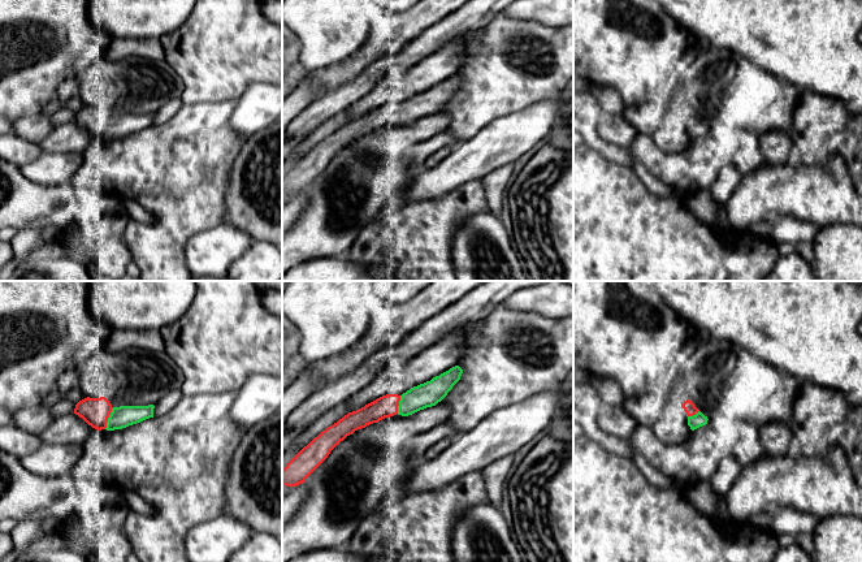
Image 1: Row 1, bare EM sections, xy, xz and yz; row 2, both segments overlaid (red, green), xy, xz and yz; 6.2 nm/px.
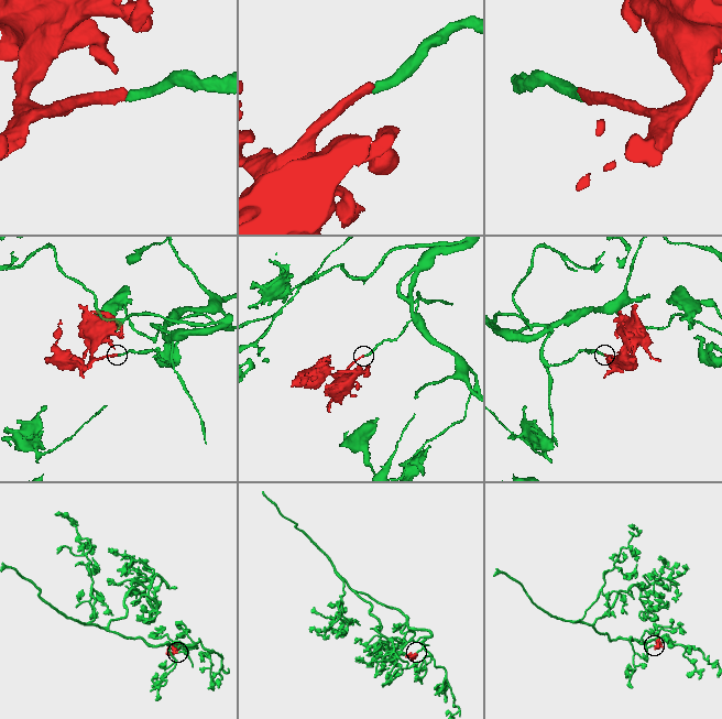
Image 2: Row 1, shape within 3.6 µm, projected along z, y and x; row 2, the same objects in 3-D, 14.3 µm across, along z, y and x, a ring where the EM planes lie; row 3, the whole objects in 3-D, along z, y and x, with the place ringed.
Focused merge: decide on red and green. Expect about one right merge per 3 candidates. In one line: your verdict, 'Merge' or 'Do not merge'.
Merge

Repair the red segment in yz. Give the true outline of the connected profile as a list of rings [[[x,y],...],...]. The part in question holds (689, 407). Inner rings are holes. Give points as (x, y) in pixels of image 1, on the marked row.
[[[684,401],[681,403],[681,407],[686,412],[688,425],[690,427],[692,431],[707,424],[707,416],[705,416],[692,401]]]

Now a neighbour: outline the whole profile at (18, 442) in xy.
[[[14,424],[0,425],[0,449],[18,459],[31,454],[43,445],[39,435],[20,429]]]

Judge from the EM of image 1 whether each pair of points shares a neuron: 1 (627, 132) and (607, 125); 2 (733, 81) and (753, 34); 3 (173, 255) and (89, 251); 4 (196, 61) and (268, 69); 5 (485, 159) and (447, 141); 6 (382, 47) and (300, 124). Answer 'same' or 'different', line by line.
1: same
2: different
3: different
4: same
5: different
6: different

